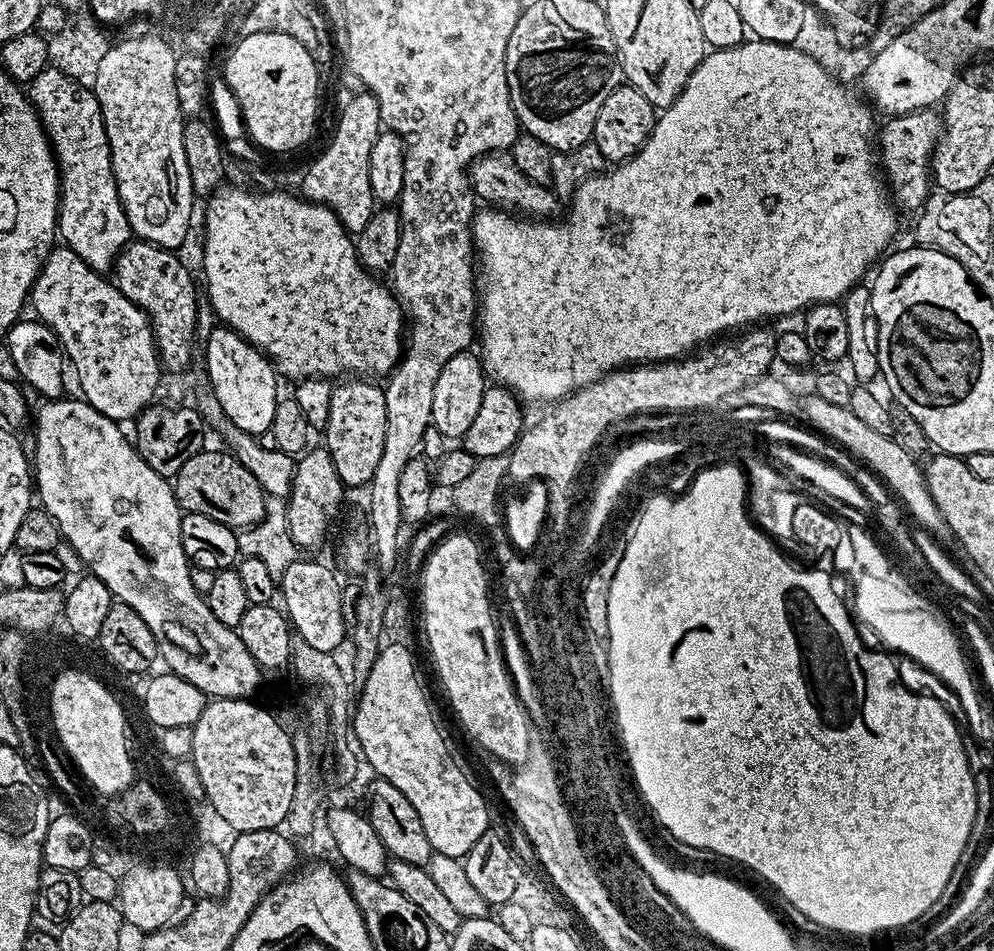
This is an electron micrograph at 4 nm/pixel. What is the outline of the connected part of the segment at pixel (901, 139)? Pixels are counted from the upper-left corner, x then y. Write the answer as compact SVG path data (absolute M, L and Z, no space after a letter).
M921 110L905 116L893 116L883 122L884 129L881 132L879 129L878 132L878 148L879 151L880 148L884 151L882 176L890 189L891 199L901 209L902 207L919 209L928 203L934 192L932 151L944 130L941 113L936 110Z

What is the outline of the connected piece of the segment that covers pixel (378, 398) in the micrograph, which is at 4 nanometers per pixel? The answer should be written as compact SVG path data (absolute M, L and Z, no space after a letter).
M364 378L337 383L330 398L330 418L322 429L323 443L336 467L337 476L349 489L368 486L381 461L386 439L386 398L384 388Z

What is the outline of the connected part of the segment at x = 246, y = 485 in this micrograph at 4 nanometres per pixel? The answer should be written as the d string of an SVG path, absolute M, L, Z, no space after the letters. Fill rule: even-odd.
M227 450L195 452L178 470L174 478L176 501L181 513L206 514L214 522L222 522L233 530L243 530L257 524L264 517L268 496L258 479Z

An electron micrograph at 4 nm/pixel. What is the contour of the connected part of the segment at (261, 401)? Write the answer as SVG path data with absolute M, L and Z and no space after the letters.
M223 326L212 329L205 348L208 348L204 352L204 360L208 363L207 383L218 398L218 402L222 402L222 410L226 410L234 426L259 438L263 432L271 429L274 406L278 399L276 393L278 373L271 359L259 348L242 339L238 333Z

